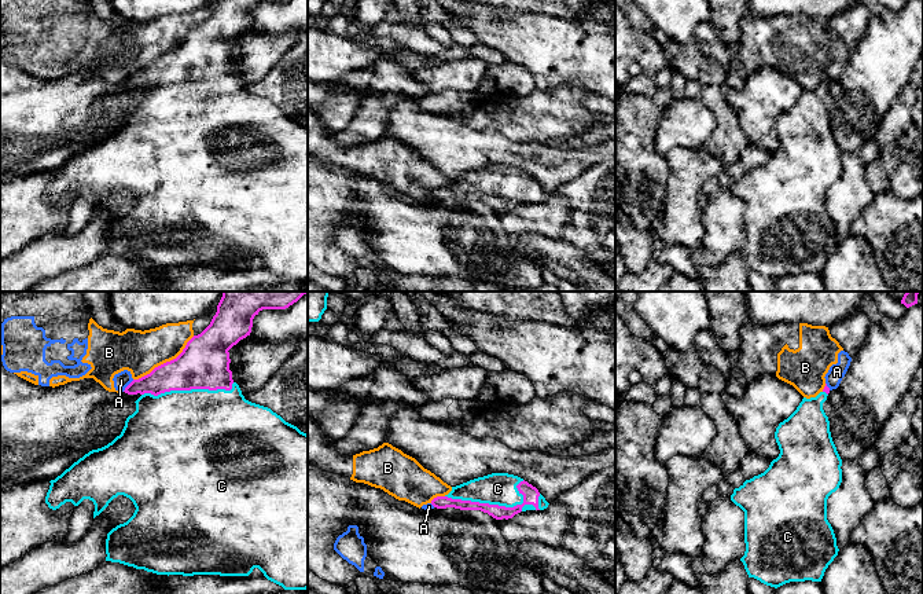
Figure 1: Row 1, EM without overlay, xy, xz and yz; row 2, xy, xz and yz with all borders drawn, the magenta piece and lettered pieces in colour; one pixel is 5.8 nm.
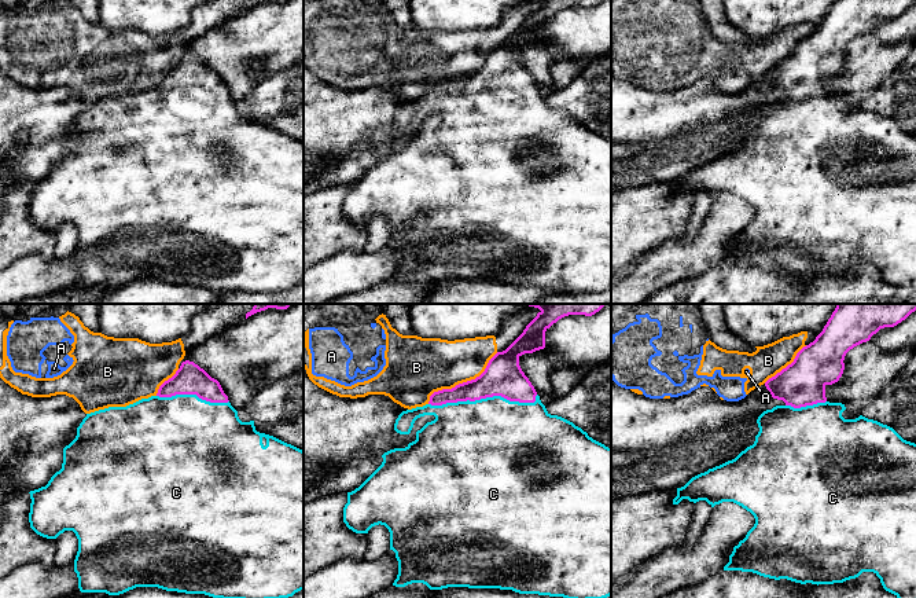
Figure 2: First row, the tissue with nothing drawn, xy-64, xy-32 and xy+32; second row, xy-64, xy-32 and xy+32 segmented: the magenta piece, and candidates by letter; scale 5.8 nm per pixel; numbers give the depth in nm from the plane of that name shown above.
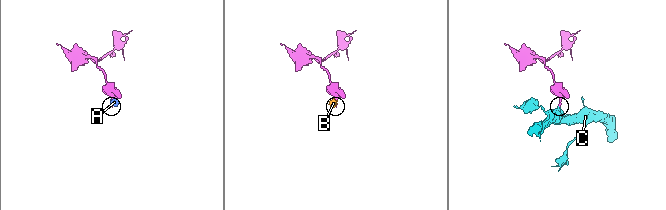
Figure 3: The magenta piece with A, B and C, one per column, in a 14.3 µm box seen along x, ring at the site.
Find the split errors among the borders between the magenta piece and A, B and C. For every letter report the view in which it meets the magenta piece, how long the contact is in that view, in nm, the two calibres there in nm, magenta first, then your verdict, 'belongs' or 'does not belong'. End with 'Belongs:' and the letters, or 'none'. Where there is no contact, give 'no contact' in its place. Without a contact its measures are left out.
A: contact in xy; length 100 nm; calibres 160 and 90 nm; does not belong
B: contact in xy; length 440 nm; calibres 300 and 260 nm; does not belong
C: contact in xz; length 550 nm; calibres 100 and 190 nm; belongs
Belongs: C

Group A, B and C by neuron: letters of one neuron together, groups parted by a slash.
A B / C

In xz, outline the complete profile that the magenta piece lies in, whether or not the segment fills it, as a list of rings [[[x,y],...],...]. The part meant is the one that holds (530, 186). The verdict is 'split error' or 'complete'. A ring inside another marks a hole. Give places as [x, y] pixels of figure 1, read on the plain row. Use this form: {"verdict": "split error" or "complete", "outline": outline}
{"verdict": "split error", "outline": [[[492,165],[452,179],[448,187],[434,190],[431,197],[437,201],[481,202],[496,212],[508,212],[521,204],[544,202],[549,195],[536,179],[523,170],[508,165]]]}

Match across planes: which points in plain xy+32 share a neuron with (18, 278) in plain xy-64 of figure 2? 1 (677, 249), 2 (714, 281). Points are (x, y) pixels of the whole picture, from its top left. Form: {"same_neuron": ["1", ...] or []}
{"same_neuron": ["1"]}

